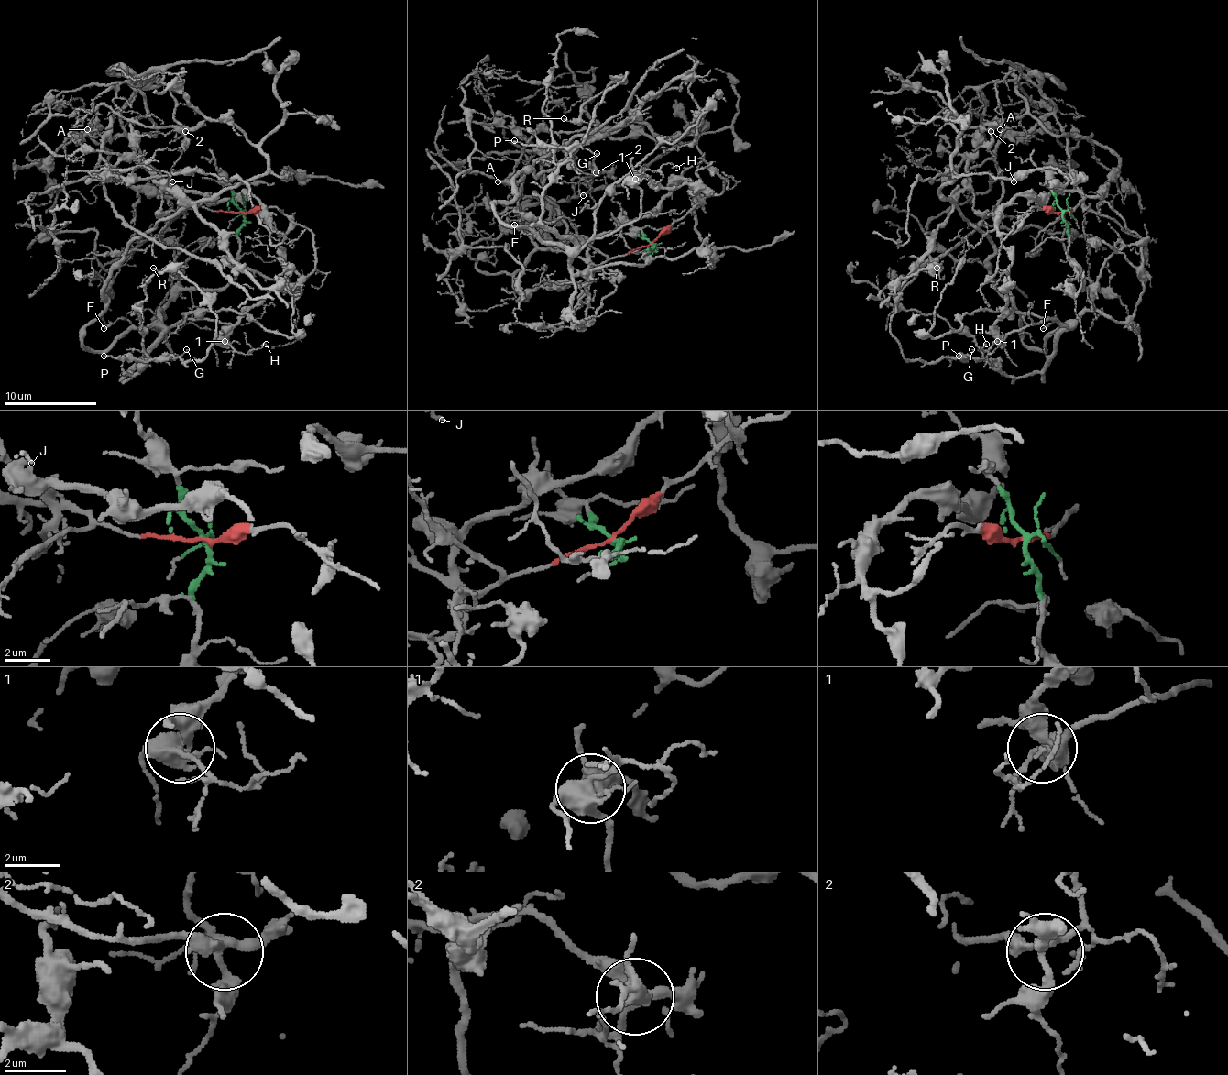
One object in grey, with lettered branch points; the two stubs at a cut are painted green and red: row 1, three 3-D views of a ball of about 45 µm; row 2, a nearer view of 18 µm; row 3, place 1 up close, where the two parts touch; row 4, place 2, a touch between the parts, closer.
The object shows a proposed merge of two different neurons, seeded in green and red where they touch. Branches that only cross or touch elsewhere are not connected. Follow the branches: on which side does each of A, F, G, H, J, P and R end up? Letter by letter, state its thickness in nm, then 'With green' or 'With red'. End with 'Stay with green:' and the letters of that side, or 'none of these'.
A: Thickness 90 nm. With red
F: Thickness 170 nm. With green
G: Thickness 100 nm. With green
H: Thickness 130 nm. With green
J: Thickness 140 nm. With red
P: Thickness 150 nm. With green
R: Thickness 120 nm. With green
Stay with green: F, G, H, P, R

